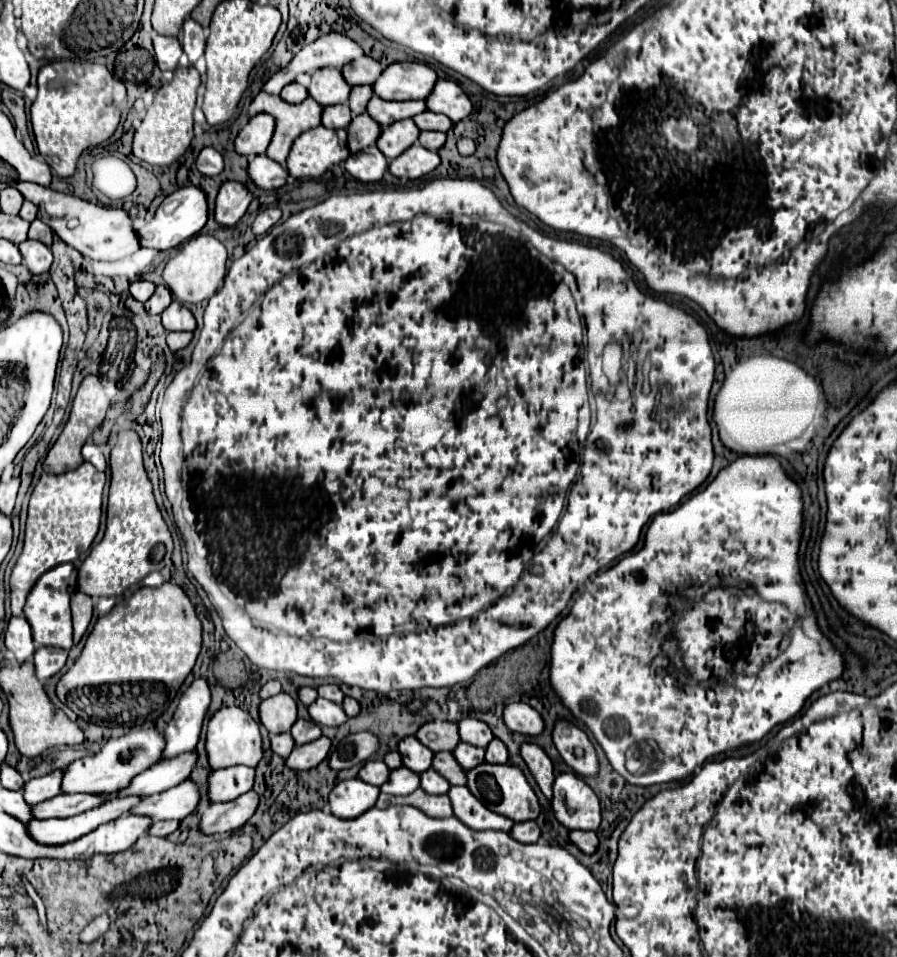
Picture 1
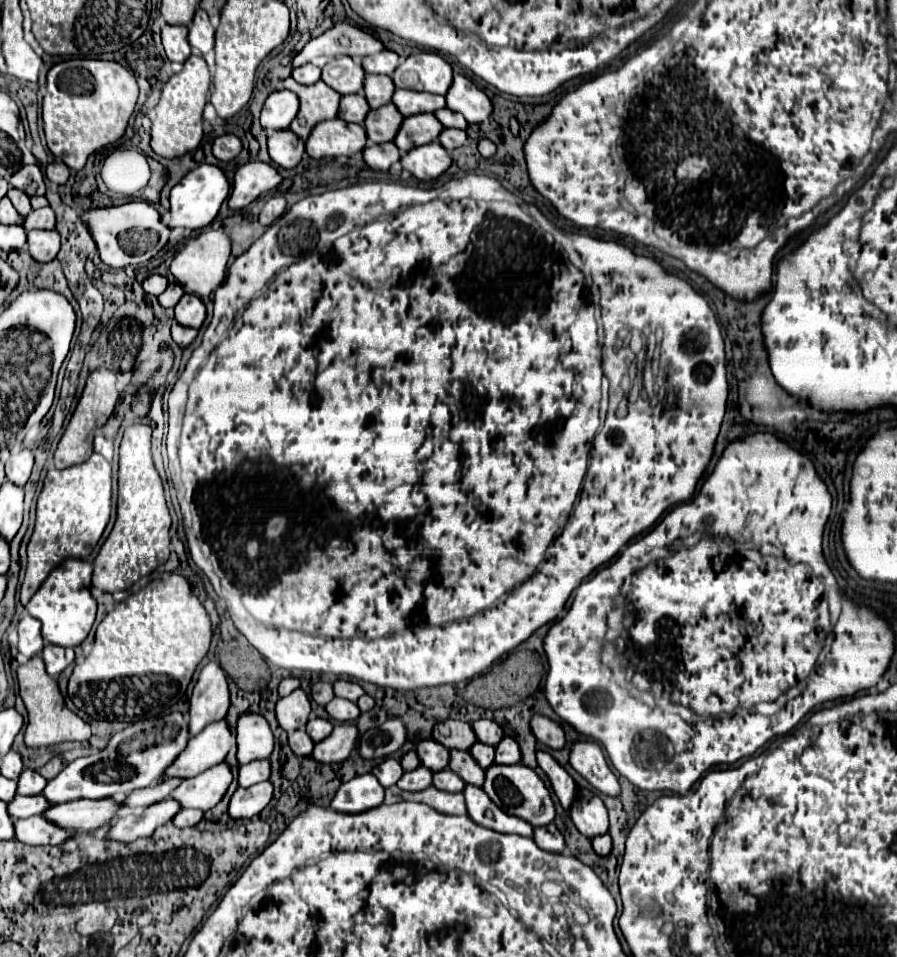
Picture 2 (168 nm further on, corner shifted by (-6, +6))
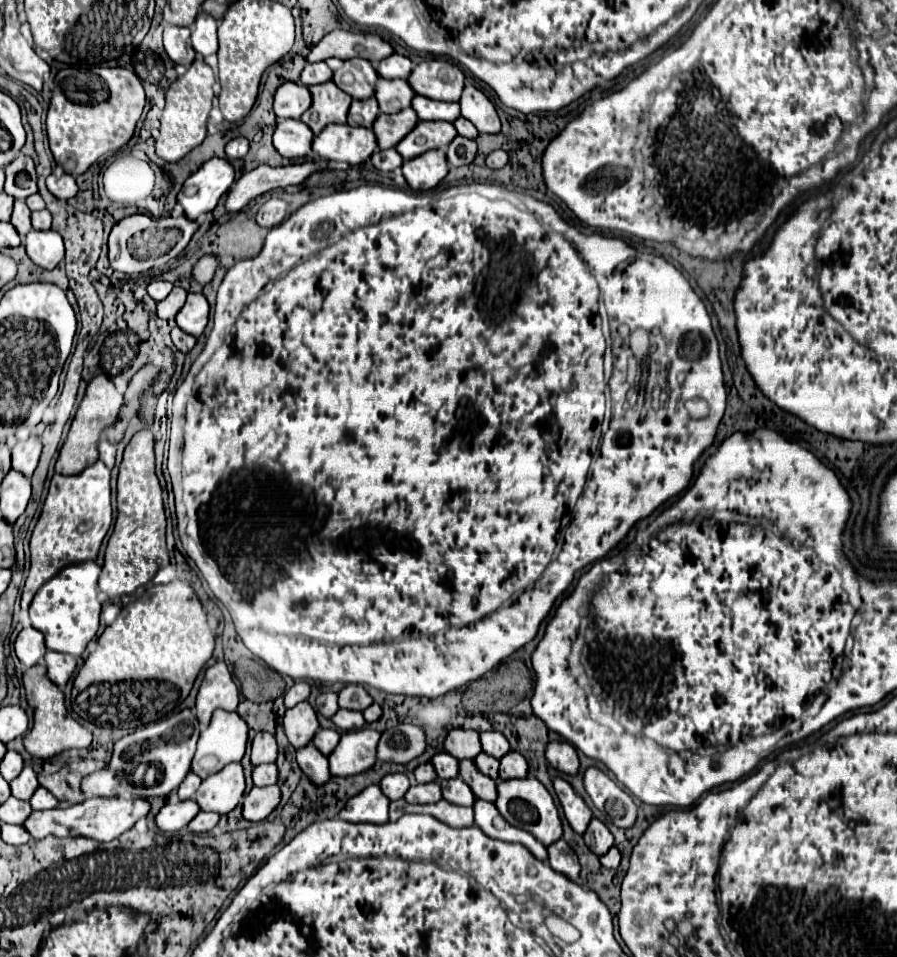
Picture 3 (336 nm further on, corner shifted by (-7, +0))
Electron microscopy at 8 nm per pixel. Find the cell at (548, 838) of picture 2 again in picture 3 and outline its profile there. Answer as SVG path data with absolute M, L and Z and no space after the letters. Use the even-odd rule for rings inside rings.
M555 841L549 849L549 865L559 871L561 875L567 875L567 879L571 881L577 881L579 879L579 861L577 861L577 853L563 841Z

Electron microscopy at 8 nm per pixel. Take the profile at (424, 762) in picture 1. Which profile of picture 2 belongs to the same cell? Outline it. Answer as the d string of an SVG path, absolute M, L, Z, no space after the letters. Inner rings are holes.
M422 739L416 745L416 753L418 759L424 767L428 767L430 771L442 771L448 765L448 749L444 745L438 745L438 741L434 739Z

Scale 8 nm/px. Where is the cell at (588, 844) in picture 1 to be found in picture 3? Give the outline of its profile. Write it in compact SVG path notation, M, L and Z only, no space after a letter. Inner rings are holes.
M611 847L609 853L601 857L601 865L607 867L607 869L617 869L619 863L621 863L621 855L619 855L619 851L615 847Z

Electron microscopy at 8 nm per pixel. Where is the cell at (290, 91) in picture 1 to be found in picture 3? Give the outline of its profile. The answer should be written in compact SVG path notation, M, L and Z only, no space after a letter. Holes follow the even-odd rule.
M309 63L305 69L303 69L303 73L301 73L301 83L303 85L307 85L307 87L311 87L311 85L317 85L317 83L323 83L323 81L327 81L327 79L331 79L333 77L333 73L331 73L331 69L327 67L327 63Z

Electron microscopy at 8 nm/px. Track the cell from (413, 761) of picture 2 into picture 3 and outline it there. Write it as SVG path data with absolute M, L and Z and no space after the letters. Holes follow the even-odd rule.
M423 763L415 769L415 779L417 783L431 783L431 781L437 781L437 773L431 763Z

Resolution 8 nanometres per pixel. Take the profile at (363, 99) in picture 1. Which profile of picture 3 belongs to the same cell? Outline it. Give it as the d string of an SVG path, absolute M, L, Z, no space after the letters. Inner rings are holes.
M379 77L375 87L375 99L379 101L381 113L397 113L411 107L415 91L405 79L383 79Z

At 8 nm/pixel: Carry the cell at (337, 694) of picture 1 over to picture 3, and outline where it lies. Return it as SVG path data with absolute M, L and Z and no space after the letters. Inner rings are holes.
M345 685L339 691L339 707L341 709L353 709L353 711L365 711L373 703L371 695L361 685Z

